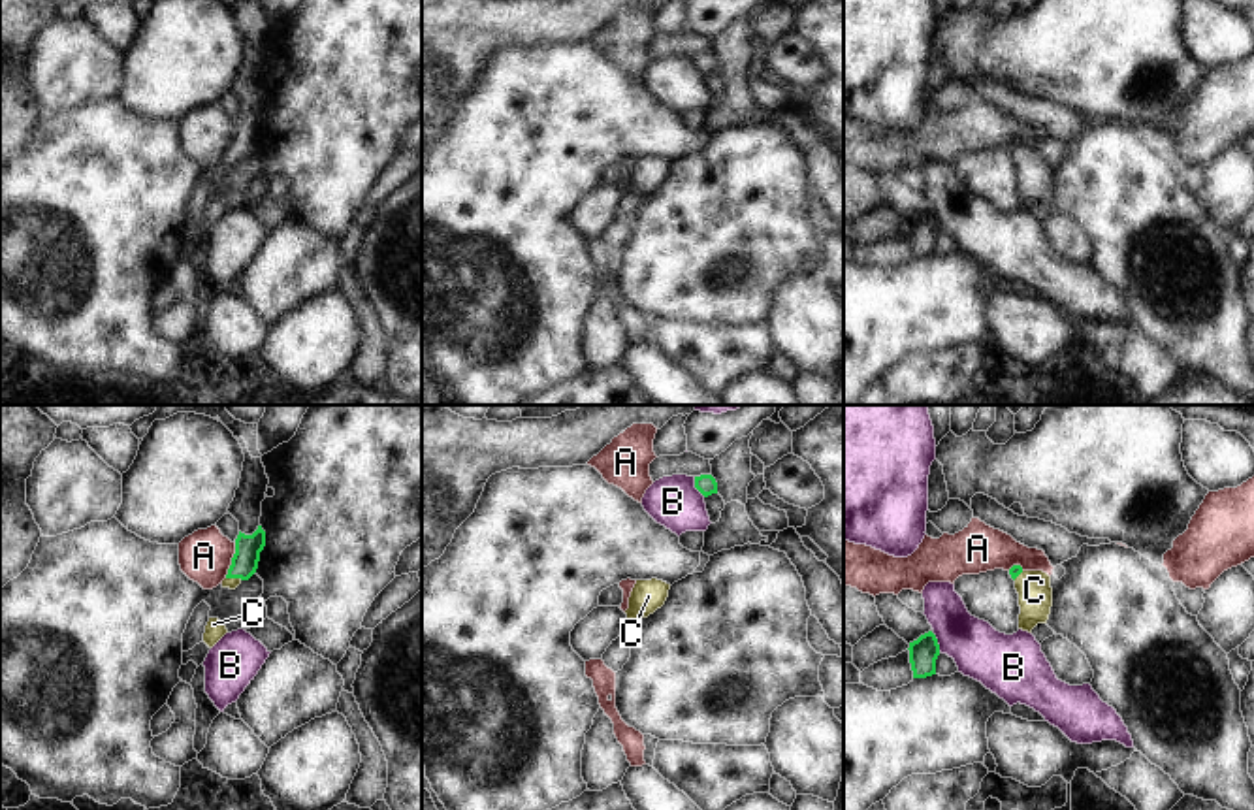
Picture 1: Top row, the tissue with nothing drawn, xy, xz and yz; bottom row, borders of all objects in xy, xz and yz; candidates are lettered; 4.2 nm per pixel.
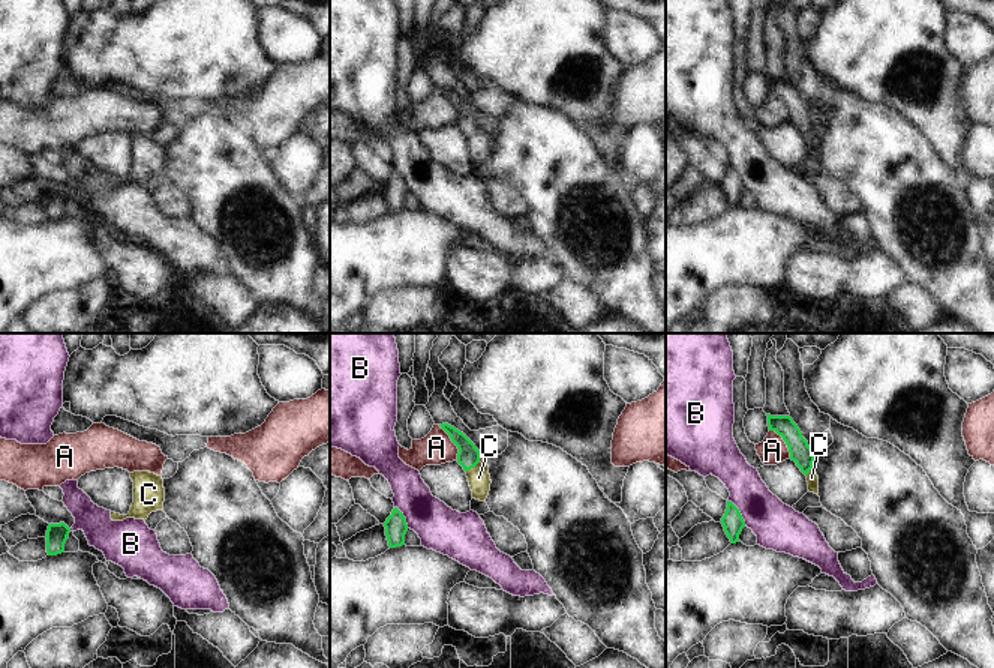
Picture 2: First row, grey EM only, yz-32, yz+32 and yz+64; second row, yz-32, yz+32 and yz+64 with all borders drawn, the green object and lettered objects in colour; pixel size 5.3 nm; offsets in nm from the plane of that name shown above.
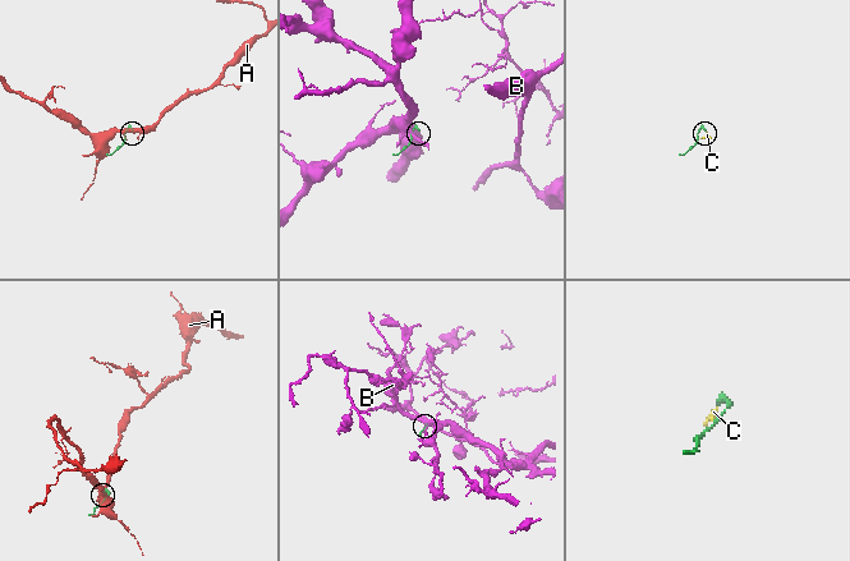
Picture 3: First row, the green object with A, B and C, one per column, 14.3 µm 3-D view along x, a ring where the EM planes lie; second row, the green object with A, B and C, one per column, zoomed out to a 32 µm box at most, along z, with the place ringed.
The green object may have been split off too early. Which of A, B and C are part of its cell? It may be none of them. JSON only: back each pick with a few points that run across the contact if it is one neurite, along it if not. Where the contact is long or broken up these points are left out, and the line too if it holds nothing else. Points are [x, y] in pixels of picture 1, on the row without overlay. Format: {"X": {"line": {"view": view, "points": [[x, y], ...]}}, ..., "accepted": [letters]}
{"C": {"line": {"view": "xy", "points": [[245, 138], [234, 155], [228, 161]]}}, "accepted": ["C"]}

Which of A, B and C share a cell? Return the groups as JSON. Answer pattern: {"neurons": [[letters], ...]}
{"neurons": [["A"], ["B"], ["C"]]}

